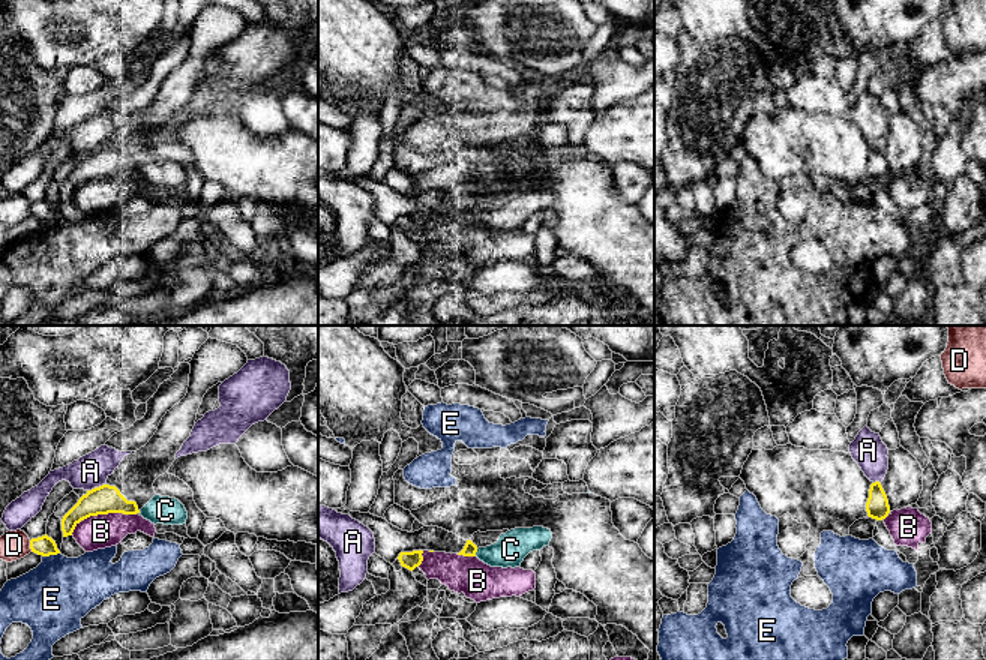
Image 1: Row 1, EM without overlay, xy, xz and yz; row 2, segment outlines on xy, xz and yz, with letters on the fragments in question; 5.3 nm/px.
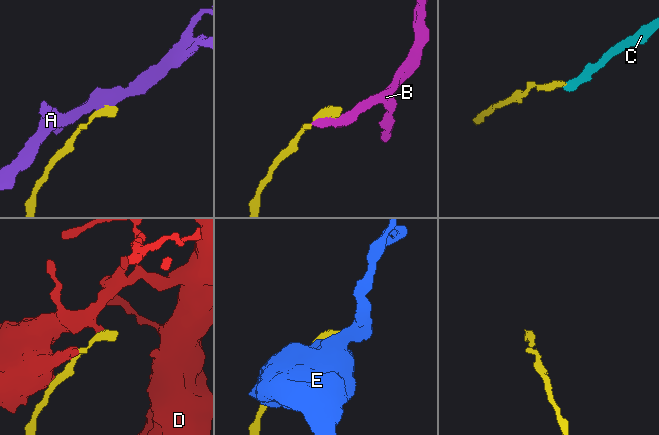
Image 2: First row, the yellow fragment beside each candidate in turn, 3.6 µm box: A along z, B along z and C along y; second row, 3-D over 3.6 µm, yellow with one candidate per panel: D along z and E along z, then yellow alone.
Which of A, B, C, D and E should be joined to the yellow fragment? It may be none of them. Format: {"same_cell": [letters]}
{"same_cell": []}

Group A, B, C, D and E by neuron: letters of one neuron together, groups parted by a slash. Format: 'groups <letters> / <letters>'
groups A / B / C / D / E

